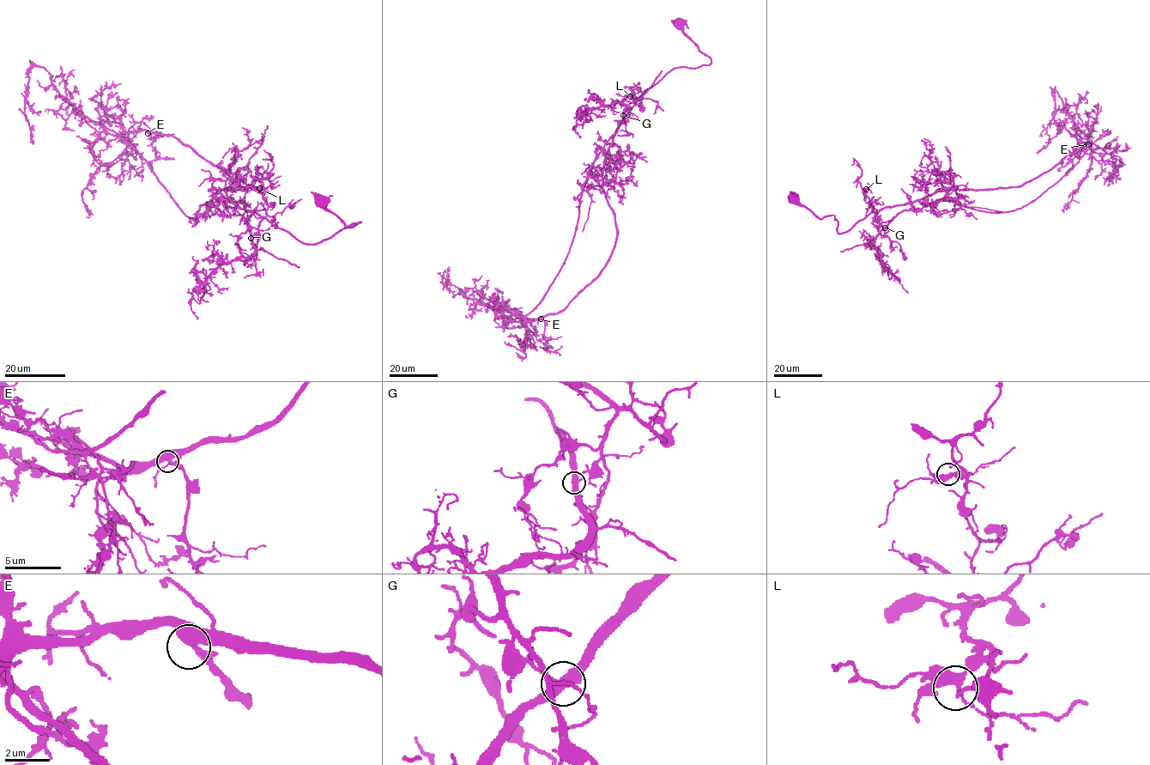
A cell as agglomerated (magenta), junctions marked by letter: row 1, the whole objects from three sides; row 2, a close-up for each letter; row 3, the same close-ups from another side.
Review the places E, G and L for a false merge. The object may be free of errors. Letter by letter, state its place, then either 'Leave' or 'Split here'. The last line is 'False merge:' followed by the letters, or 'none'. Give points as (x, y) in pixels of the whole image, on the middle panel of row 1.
E: Place: (541, 318). Leave
G: Place: (623, 115). Split here
L: Place: (630, 96). Leave
False merge: G

